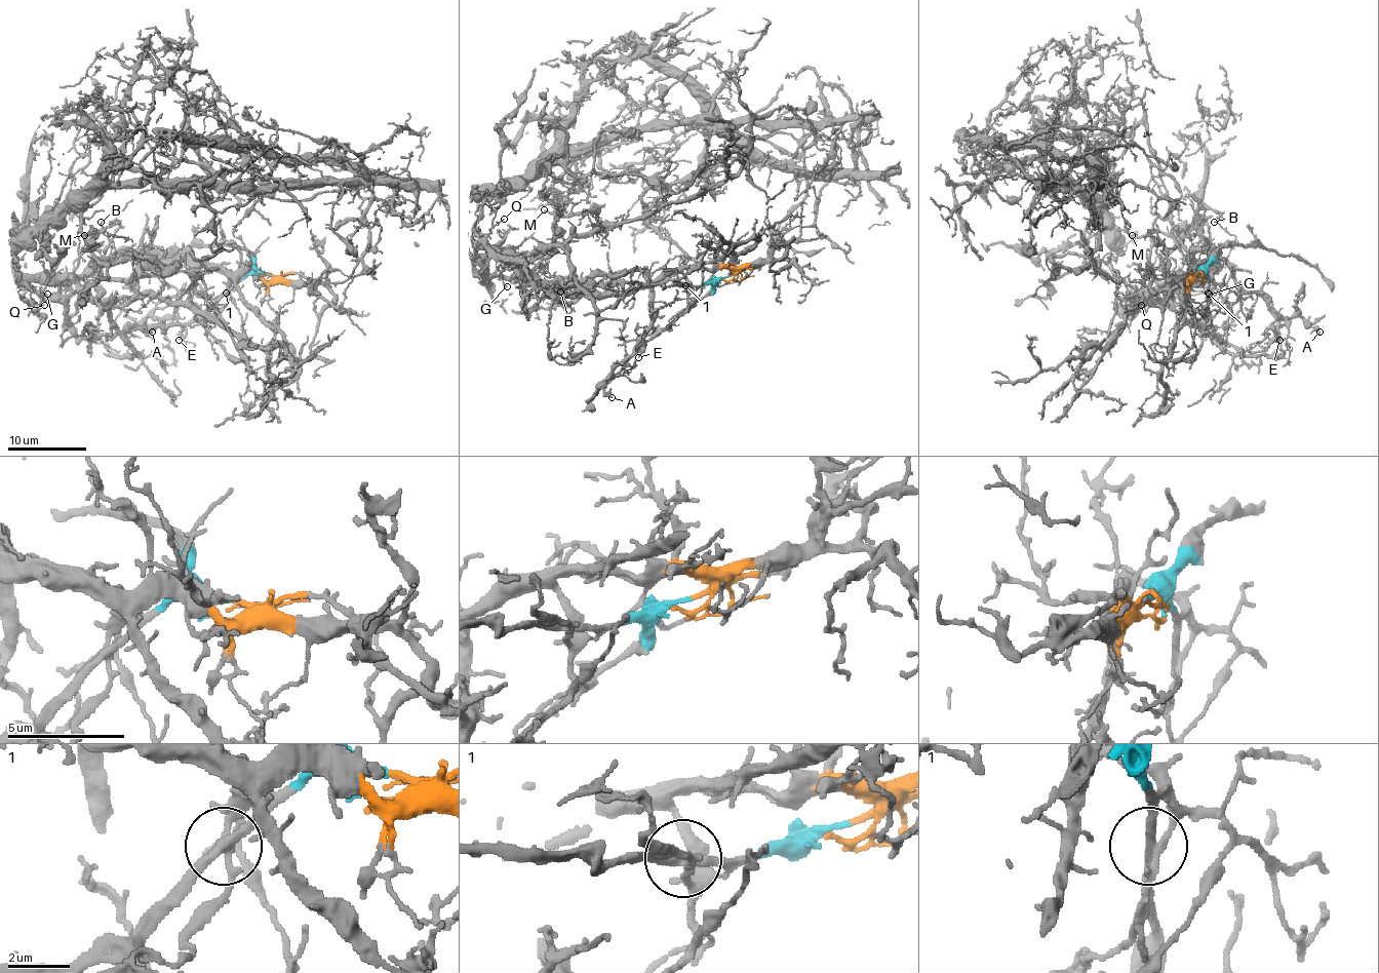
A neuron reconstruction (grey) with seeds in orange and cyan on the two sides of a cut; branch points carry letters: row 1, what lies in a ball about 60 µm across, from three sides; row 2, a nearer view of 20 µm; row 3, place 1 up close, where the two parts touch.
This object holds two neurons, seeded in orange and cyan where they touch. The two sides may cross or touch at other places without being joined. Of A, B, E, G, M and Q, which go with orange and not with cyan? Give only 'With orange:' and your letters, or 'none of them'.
With orange: A, B, E, M

